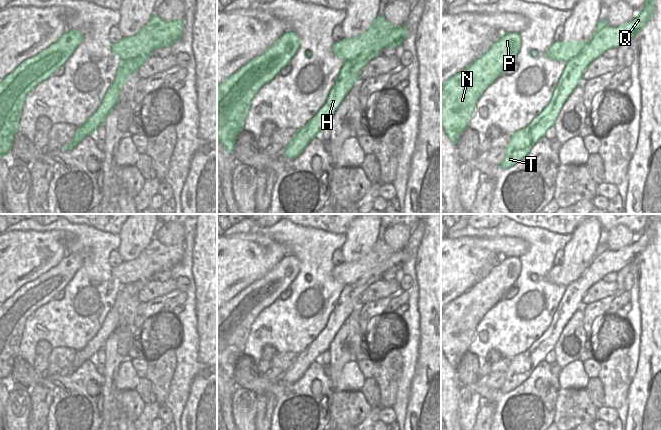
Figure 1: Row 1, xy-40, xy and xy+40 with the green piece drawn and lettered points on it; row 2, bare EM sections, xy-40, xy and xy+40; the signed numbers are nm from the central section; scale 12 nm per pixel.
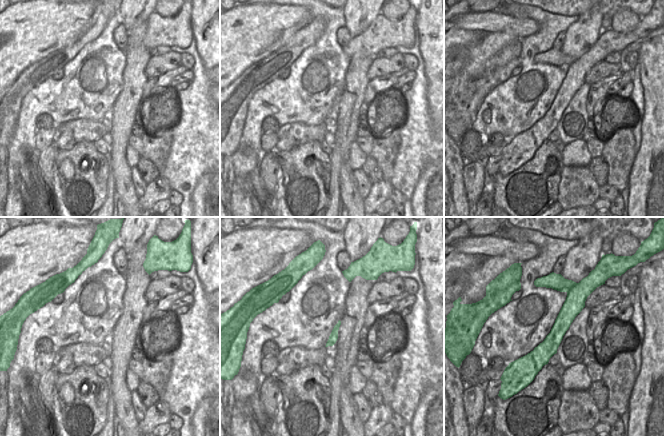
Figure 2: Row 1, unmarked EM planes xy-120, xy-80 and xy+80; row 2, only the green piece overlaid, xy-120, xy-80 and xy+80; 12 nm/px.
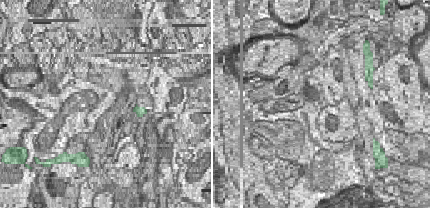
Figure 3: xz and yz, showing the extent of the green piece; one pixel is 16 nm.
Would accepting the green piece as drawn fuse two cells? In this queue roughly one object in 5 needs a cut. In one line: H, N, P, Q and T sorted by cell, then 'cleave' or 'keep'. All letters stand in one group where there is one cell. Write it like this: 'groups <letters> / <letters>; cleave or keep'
groups H Q T / N P; cleave

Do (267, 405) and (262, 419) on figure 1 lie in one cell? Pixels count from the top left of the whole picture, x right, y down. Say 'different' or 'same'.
same

